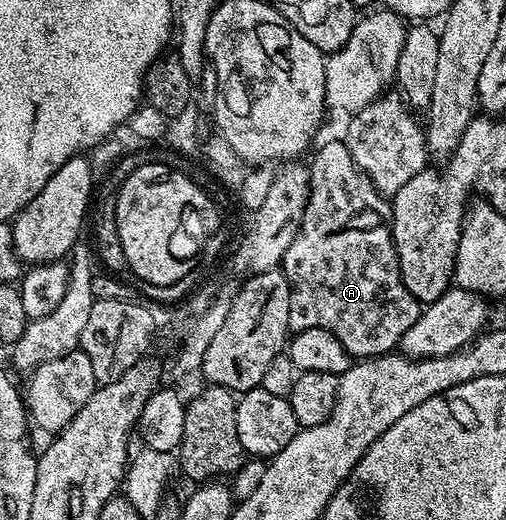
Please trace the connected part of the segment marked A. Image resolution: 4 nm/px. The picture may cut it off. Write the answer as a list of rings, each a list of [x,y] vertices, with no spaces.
[[[343,141],[328,142],[308,166],[310,188],[304,219],[294,236],[294,244],[286,248],[282,269],[290,284],[289,331],[326,328],[334,332],[353,359],[379,358],[395,351],[402,336],[418,320],[422,303],[406,288],[400,275],[398,252],[392,239],[392,207],[389,199],[362,173]]]

